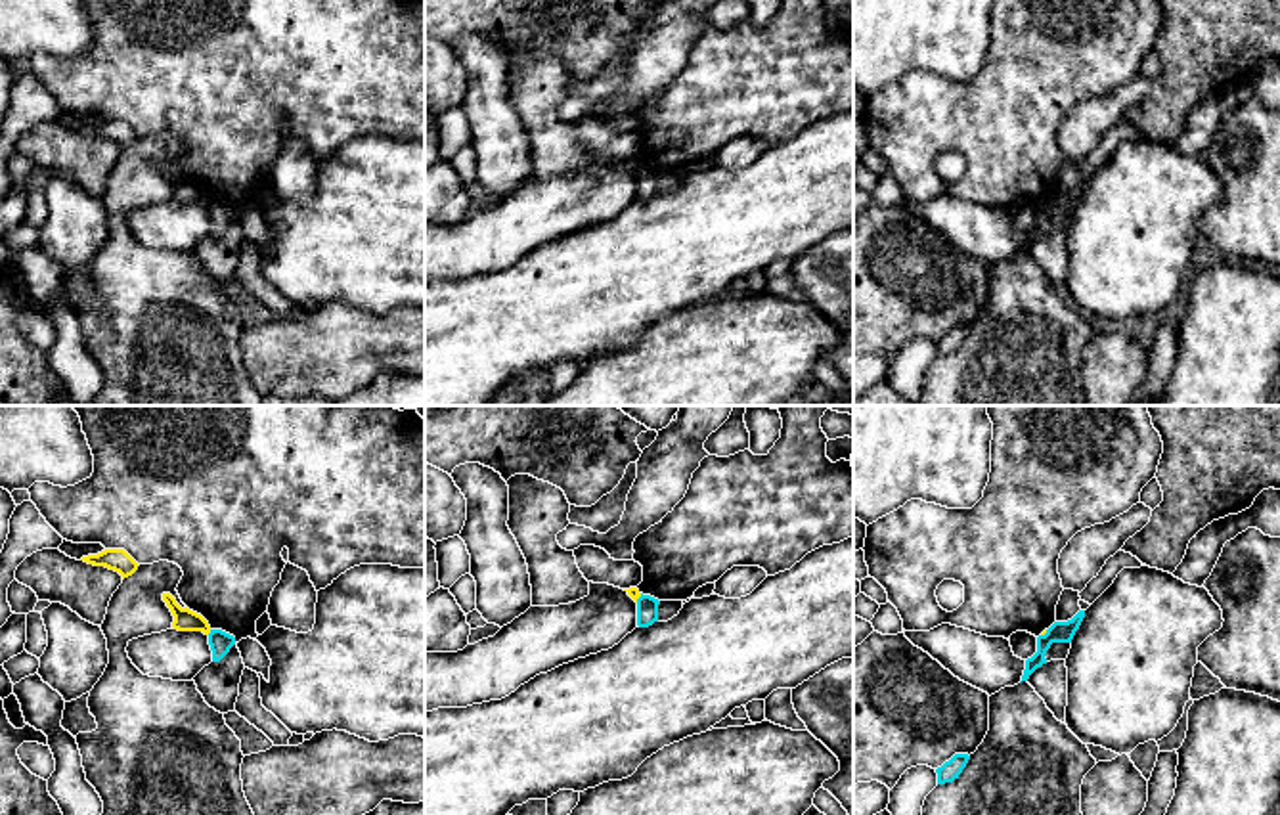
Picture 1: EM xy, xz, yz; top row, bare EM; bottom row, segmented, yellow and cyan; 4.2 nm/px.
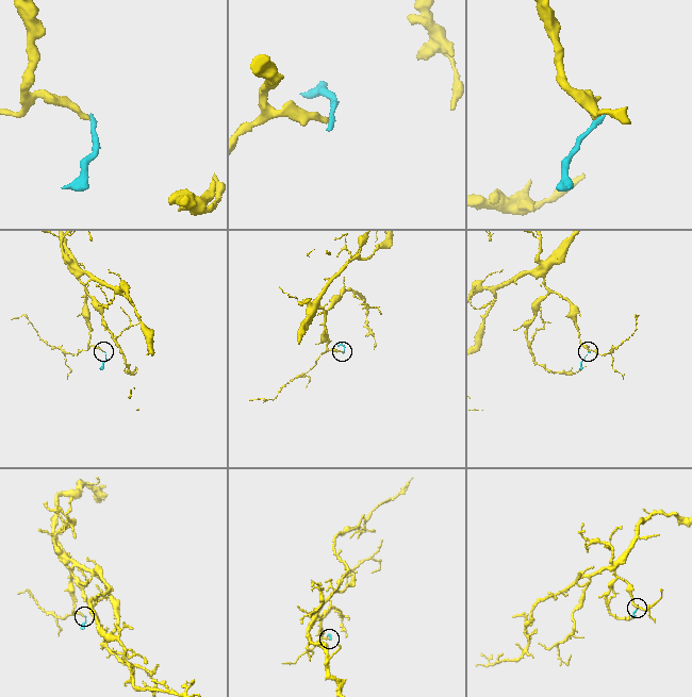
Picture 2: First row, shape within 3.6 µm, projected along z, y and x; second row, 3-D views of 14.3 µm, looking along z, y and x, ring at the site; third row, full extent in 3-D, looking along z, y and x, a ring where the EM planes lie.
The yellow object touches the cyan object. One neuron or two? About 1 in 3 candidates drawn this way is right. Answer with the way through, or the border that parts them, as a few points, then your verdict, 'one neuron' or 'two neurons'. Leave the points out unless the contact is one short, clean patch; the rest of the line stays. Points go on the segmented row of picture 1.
border xy (211, 630), (207, 634); two neurons

